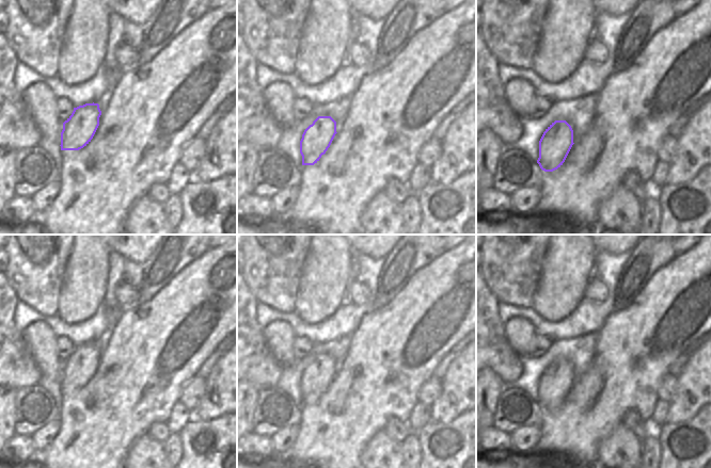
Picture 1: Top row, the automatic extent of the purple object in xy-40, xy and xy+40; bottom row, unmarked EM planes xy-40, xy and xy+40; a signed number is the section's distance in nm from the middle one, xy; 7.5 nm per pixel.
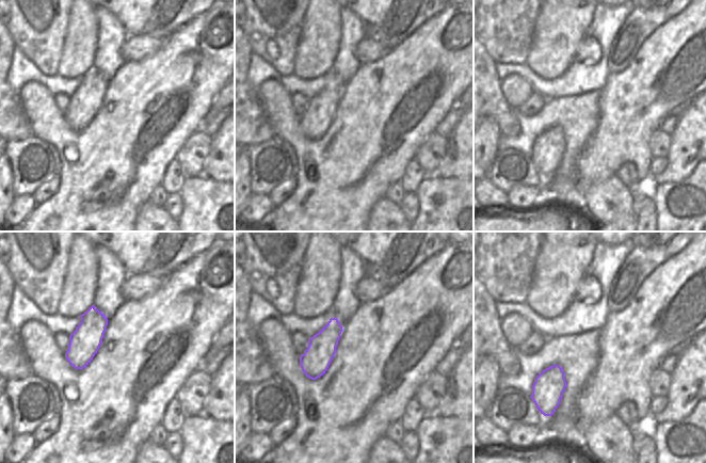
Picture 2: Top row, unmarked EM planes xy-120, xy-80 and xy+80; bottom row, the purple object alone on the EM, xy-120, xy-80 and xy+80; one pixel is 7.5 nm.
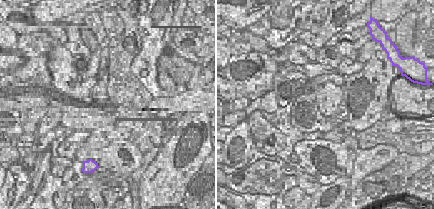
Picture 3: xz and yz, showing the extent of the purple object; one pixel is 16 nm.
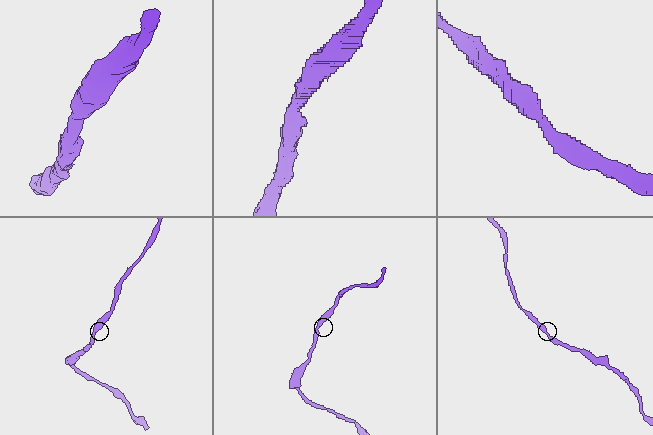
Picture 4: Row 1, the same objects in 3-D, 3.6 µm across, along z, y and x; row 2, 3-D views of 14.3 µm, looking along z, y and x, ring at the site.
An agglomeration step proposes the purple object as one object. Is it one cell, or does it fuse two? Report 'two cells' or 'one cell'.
one cell

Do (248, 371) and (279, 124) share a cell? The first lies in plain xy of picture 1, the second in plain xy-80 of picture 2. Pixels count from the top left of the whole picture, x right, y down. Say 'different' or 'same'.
different

